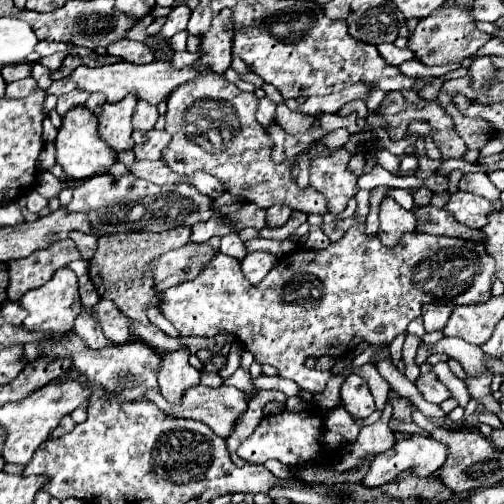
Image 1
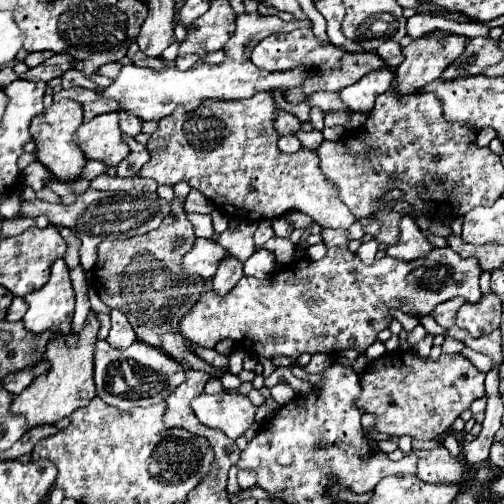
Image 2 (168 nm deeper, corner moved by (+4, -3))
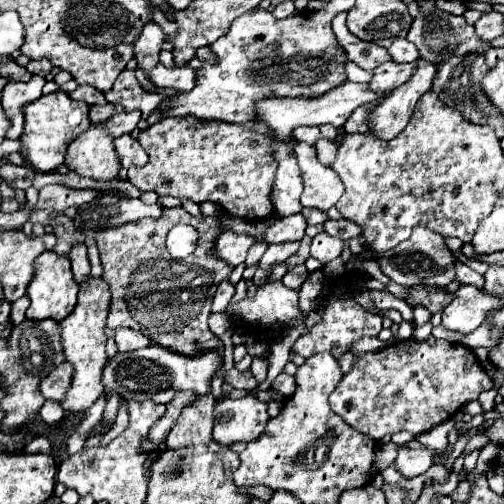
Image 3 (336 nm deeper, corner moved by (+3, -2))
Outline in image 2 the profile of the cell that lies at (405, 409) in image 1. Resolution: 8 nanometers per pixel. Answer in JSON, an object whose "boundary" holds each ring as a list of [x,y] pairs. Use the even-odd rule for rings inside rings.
{"boundary":[[[391,351],[383,357],[371,361],[363,375],[359,377],[361,395],[355,401],[355,405],[363,413],[373,413],[375,417],[375,429],[389,435],[389,437],[403,437],[411,435],[413,439],[437,439],[443,435],[451,423],[465,411],[469,405],[485,395],[485,373],[479,371],[467,357],[463,355],[441,355],[437,361],[431,357],[419,357],[413,351]]]}

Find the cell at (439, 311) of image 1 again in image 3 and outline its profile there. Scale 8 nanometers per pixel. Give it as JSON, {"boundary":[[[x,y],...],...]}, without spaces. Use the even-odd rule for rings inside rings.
{"boundary":[[[462,286],[454,294],[456,298],[442,310],[442,326],[460,334],[476,330],[484,322],[488,310],[502,306],[496,296],[488,296],[474,286]]]}

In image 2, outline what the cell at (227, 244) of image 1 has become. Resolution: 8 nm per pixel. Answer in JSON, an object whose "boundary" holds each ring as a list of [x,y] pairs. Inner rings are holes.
{"boundary":[[[227,257],[221,265],[217,275],[213,277],[213,289],[217,295],[227,295],[243,277],[243,263],[235,257]]]}

